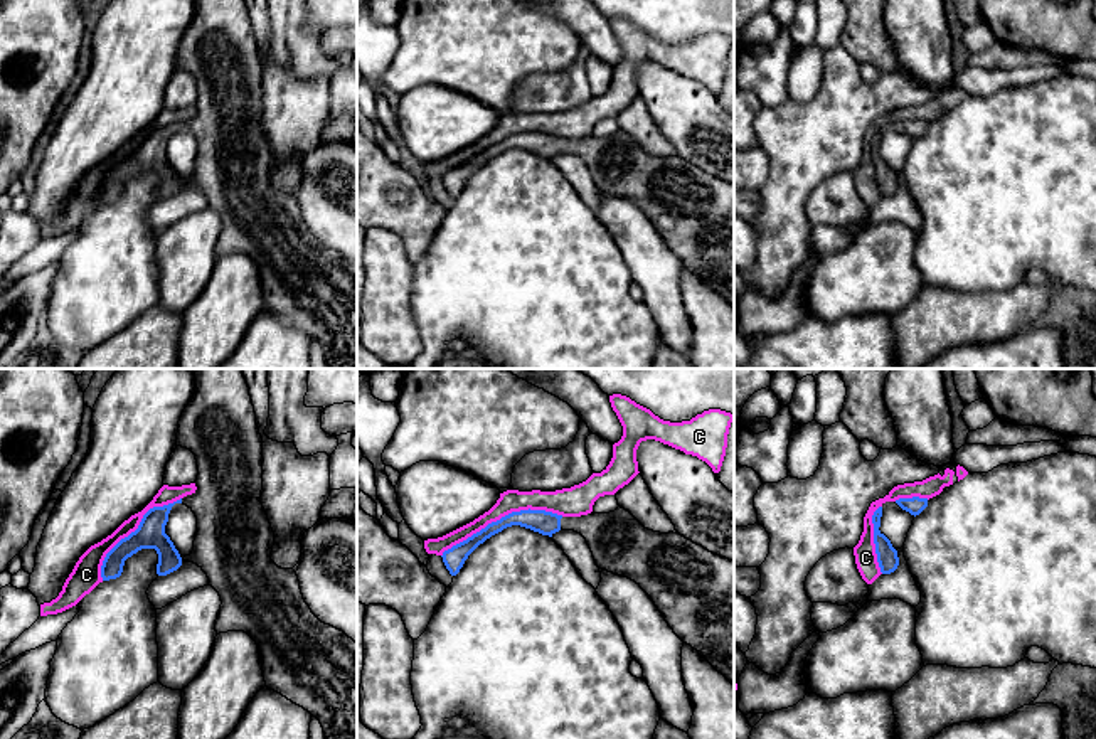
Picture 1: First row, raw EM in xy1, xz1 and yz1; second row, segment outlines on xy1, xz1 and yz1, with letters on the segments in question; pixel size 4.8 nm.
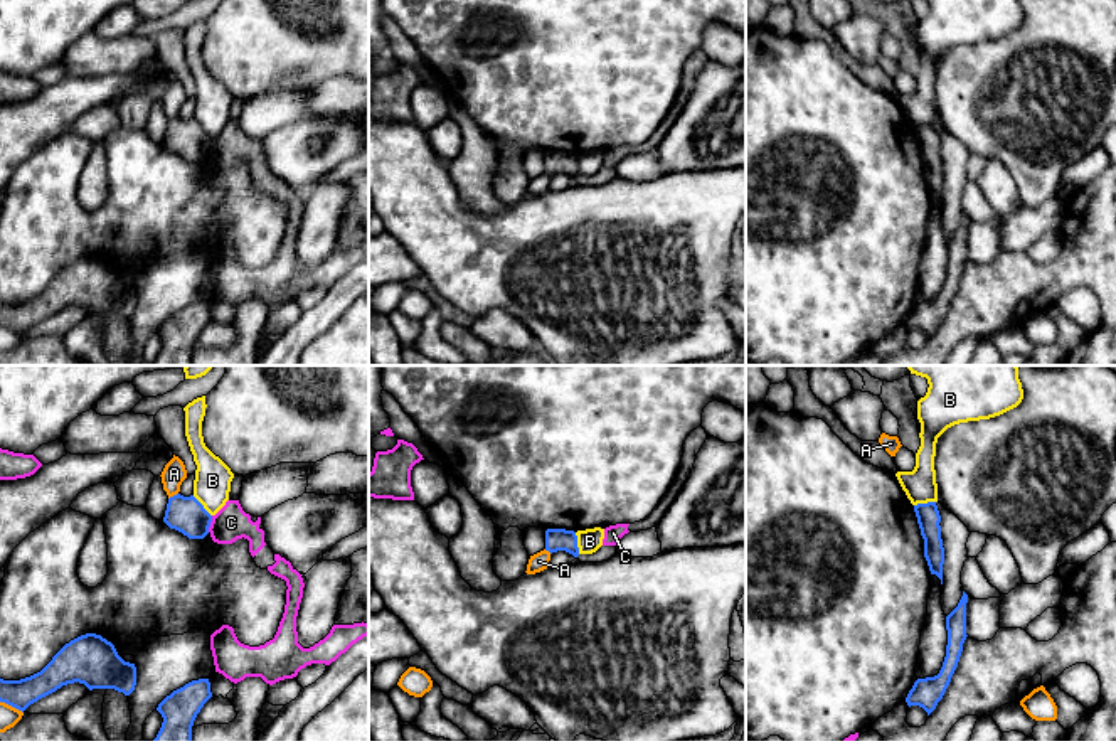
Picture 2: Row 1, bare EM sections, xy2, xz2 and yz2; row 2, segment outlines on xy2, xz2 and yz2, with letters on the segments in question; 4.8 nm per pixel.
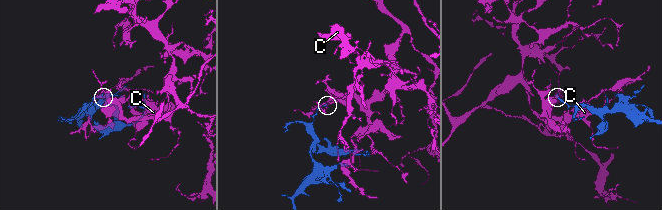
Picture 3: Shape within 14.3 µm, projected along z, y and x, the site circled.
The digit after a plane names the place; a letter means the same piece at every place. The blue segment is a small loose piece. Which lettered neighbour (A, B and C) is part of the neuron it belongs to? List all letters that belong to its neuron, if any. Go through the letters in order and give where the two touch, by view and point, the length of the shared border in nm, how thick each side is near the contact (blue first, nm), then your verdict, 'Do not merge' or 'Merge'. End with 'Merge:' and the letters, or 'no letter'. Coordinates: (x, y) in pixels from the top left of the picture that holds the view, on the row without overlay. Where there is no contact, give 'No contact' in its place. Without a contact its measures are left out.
A: Touches blue at xy2 (174, 118). Shared border 60 nm. Thickness 180 nm (blue) against 110 nm. Do not merge
B: Touches blue at xz2 (576, 165). Shared border 110 nm. Thickness 110 nm (blue) against 110 nm. Do not merge
C: Touches blue at xz1 (502, 140). Shared border 600 nm. Thickness 110 nm (blue) against 110 nm. Do not merge
Merge: no letter

